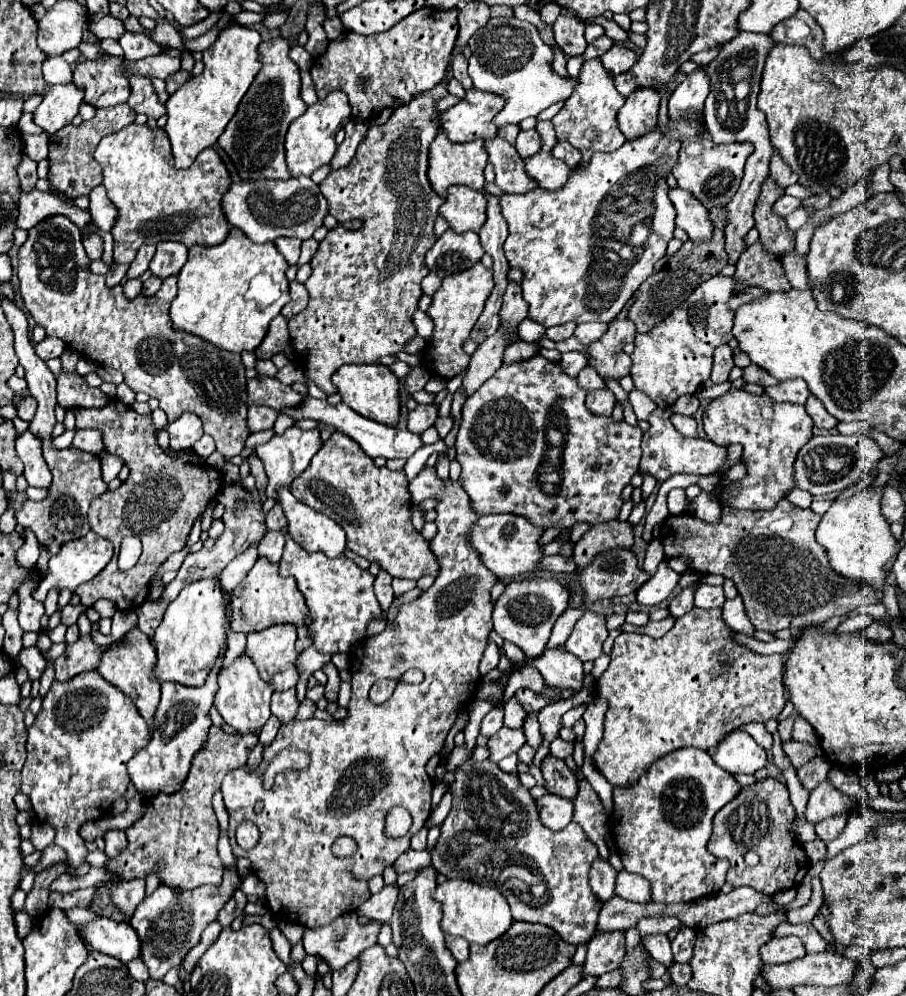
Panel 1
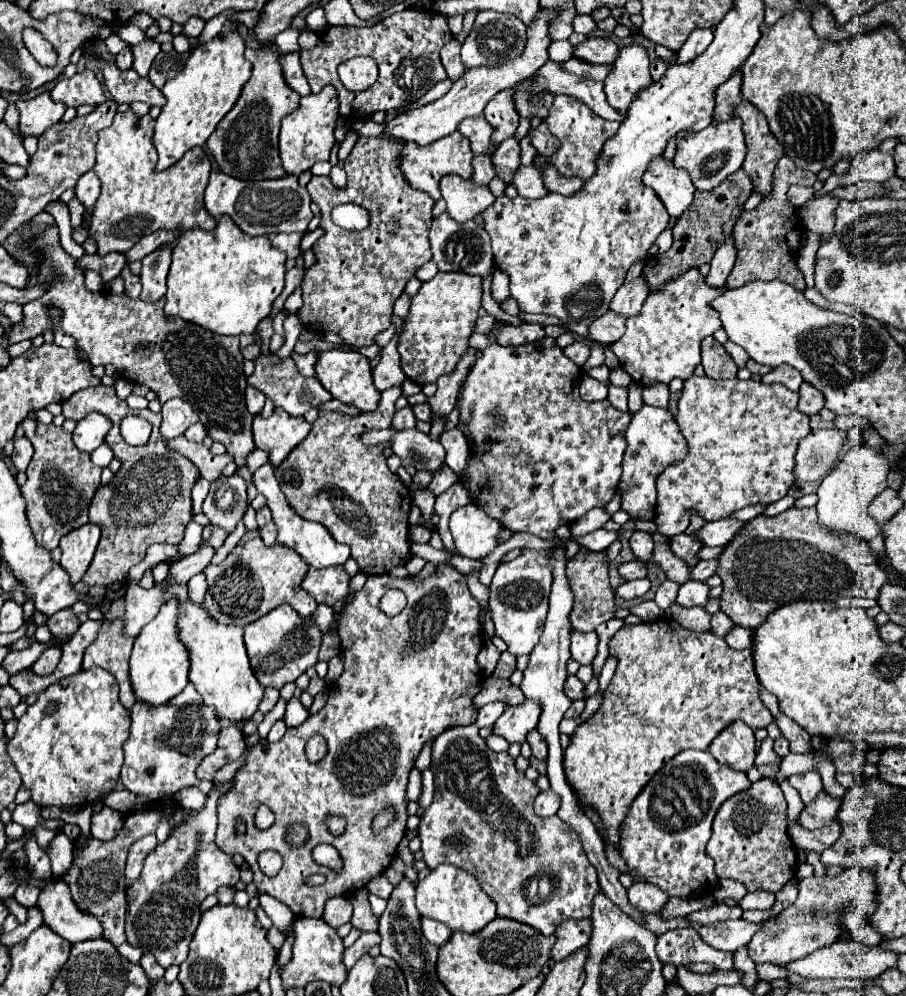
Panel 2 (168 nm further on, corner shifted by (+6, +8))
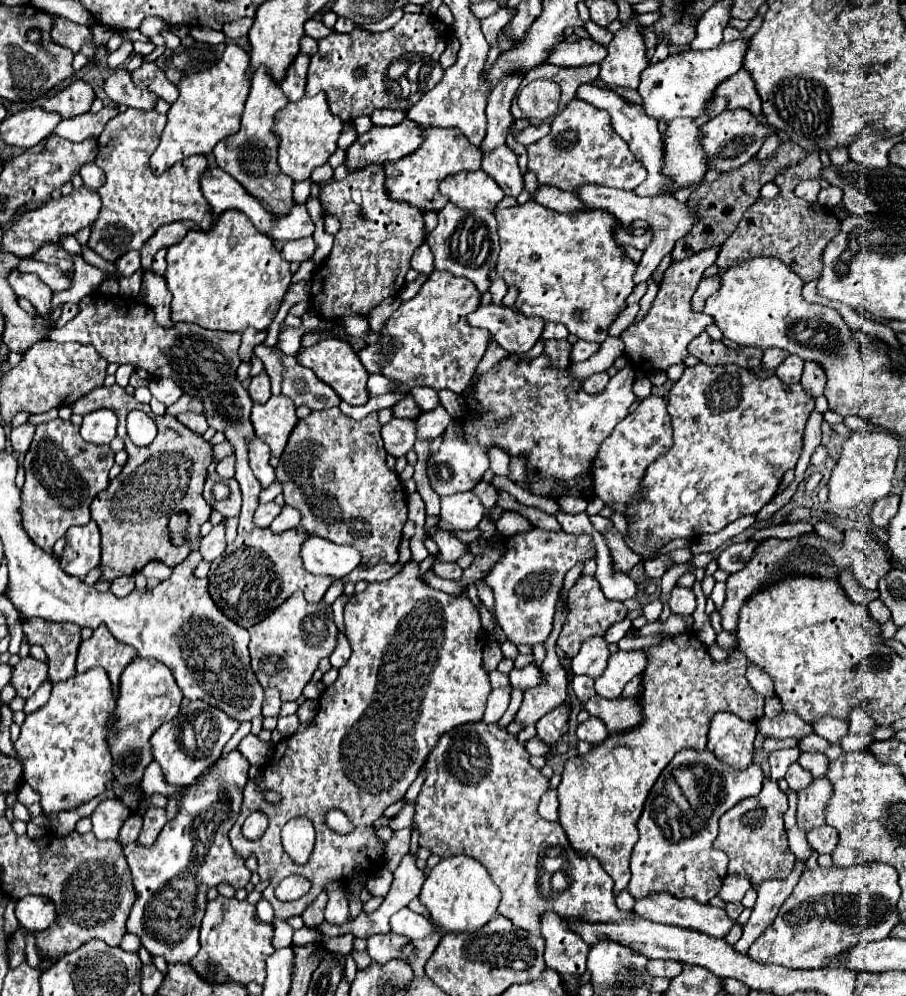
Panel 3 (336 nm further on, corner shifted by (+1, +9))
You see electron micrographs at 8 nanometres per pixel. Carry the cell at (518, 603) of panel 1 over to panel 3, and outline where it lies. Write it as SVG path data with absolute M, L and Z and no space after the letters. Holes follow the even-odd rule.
M531 529L521 531L503 541L505 553L483 577L493 589L497 621L507 639L515 645L537 645L545 641L553 629L553 615L565 573L577 563L595 559L595 545L591 535L571 535L565 531Z

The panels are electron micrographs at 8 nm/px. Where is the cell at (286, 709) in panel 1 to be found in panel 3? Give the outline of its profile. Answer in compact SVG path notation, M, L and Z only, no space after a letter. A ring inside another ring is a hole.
M265 689L265 701L263 701L263 717L277 717L281 707L281 699L277 689Z

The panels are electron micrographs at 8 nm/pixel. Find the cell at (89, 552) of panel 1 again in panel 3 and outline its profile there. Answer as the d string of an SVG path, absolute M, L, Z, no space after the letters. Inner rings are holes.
M89 521L83 527L69 527L65 541L67 543L59 559L59 565L67 575L83 579L93 567L99 565L97 523Z

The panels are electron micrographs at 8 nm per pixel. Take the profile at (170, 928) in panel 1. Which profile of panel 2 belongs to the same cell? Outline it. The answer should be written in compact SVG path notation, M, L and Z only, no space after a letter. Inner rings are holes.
M230 782L212 788L206 806L192 812L192 818L188 818L180 830L174 830L164 844L156 846L156 850L144 860L142 876L128 888L128 944L140 948L144 954L152 954L164 968L184 962L188 944L198 926L200 904L204 898L216 894L218 886L236 884L240 880L238 866L232 862L232 856L224 854L214 844L218 824L216 800L228 788Z

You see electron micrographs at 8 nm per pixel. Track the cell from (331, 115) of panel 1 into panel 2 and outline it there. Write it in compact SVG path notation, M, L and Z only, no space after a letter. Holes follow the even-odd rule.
M324 86L322 92L310 94L300 100L300 106L282 118L280 128L280 158L288 174L300 176L304 170L310 170L316 162L330 158L330 148L334 144L334 126L340 116L338 92L334 86Z

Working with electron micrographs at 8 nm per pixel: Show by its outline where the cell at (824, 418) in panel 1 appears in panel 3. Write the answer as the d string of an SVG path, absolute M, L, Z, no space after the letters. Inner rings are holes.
M805 361L805 369L803 369L803 377L801 377L801 385L803 385L805 393L809 393L811 397L823 395L825 381L827 381L827 377L825 377L823 367L815 361Z

